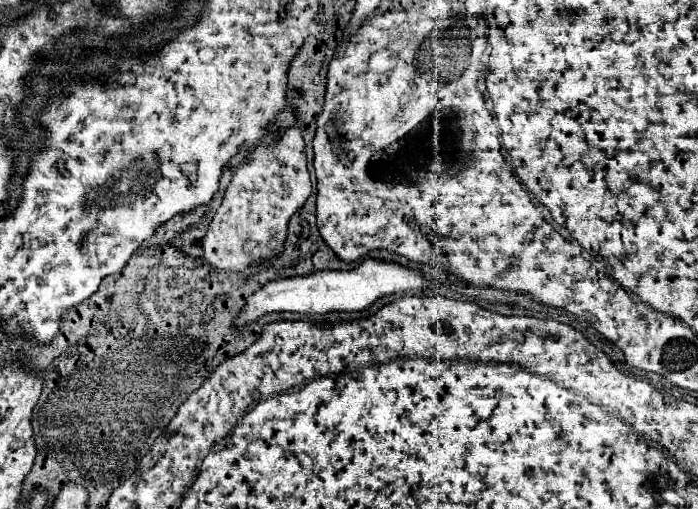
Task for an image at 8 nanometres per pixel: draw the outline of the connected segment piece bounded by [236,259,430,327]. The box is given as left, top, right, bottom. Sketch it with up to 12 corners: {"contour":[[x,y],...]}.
{"contour":[[366,259],[266,283],[236,319],[272,311],[362,311],[422,289],[420,271]]}

